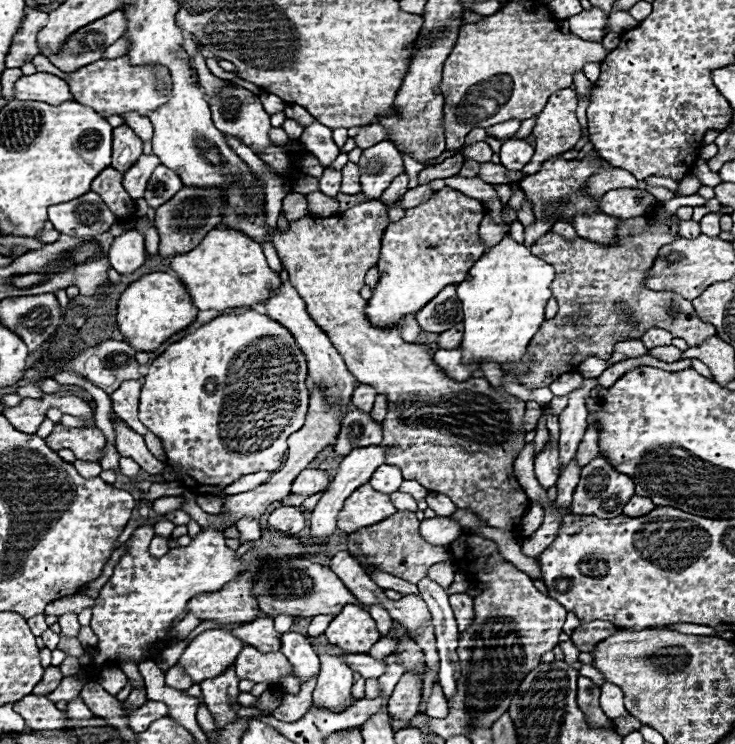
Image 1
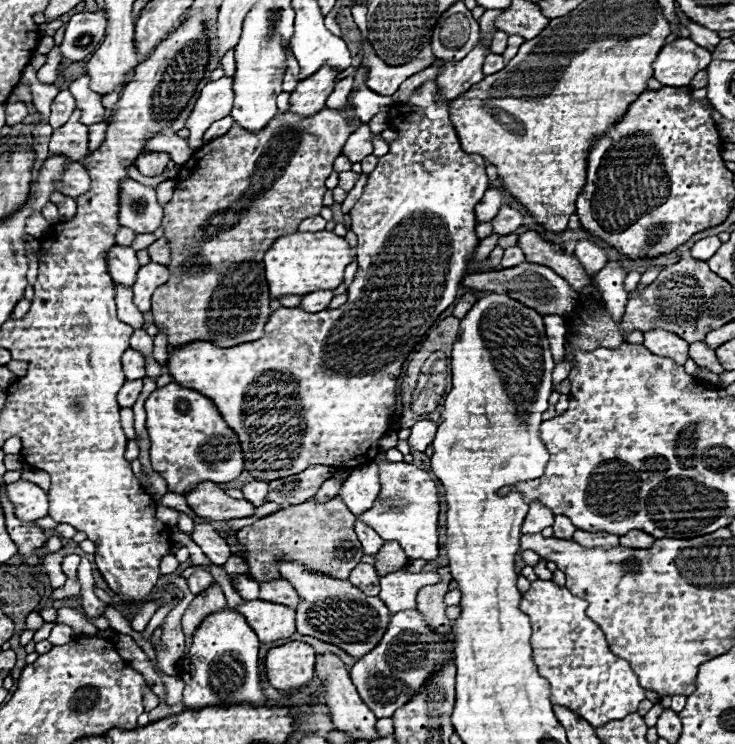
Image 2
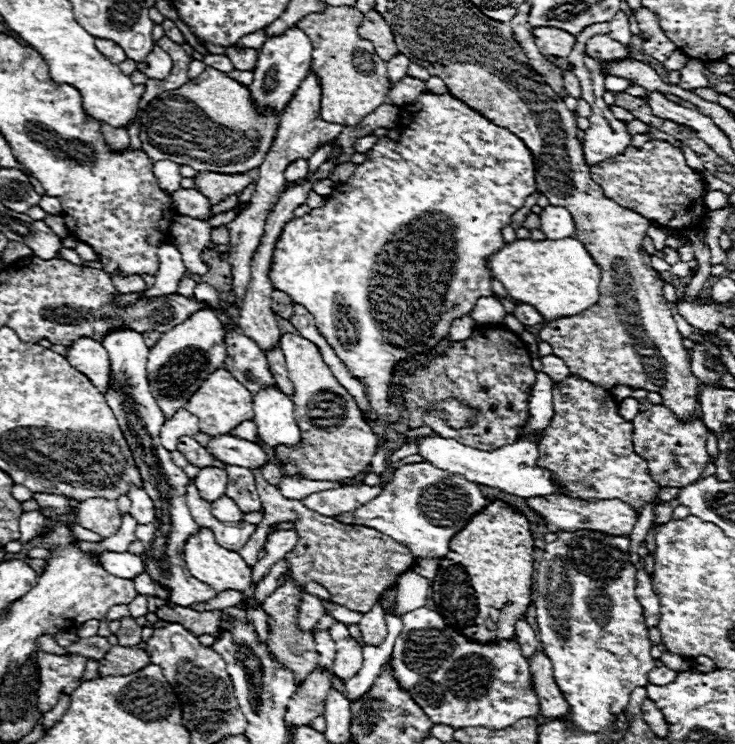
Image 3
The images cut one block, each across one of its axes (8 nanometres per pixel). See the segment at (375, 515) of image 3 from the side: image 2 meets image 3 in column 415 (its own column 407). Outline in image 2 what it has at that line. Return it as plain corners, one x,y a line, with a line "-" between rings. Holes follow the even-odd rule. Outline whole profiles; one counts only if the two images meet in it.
376,460
380,466
380,494
370,510
358,518
372,526
386,542
396,540
408,554
416,560
438,558
438,488
428,472
416,468
408,462
384,462

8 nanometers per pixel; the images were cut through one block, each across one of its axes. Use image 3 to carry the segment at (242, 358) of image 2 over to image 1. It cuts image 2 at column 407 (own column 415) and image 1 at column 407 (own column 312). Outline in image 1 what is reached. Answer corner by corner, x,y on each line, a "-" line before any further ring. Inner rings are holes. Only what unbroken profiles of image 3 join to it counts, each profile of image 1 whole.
442,188
434,192
426,202
408,208
406,216
398,222
390,222
382,236
382,250
376,268
380,270
380,280
372,288
372,298
366,304
366,318
378,328
398,328
400,320
408,314
418,314
426,302
430,302
444,286
460,284
472,264
484,254
484,244
478,236
478,226
484,216
484,204
470,198
454,188

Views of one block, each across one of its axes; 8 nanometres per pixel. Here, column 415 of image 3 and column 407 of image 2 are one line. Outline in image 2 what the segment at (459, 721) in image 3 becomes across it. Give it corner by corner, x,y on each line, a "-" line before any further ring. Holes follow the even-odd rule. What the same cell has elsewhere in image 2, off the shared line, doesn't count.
402,610
392,616
380,644
352,666
350,676
360,692
360,698
368,704
376,718
390,718
394,710
404,706
414,696
414,692
422,688
426,678
444,664
448,650
452,652
452,648
452,642
448,644
442,640
442,636
434,634
426,626
420,612

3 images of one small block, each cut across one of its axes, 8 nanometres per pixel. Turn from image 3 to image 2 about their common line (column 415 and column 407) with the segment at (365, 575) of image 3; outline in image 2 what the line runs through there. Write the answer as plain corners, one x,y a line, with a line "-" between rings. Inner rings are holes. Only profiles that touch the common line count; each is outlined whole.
396,541
385,542
384,546
376,552
376,572
378,576
386,576
390,572
398,572
406,566
408,556
406,552
402,552
402,548
398,546

